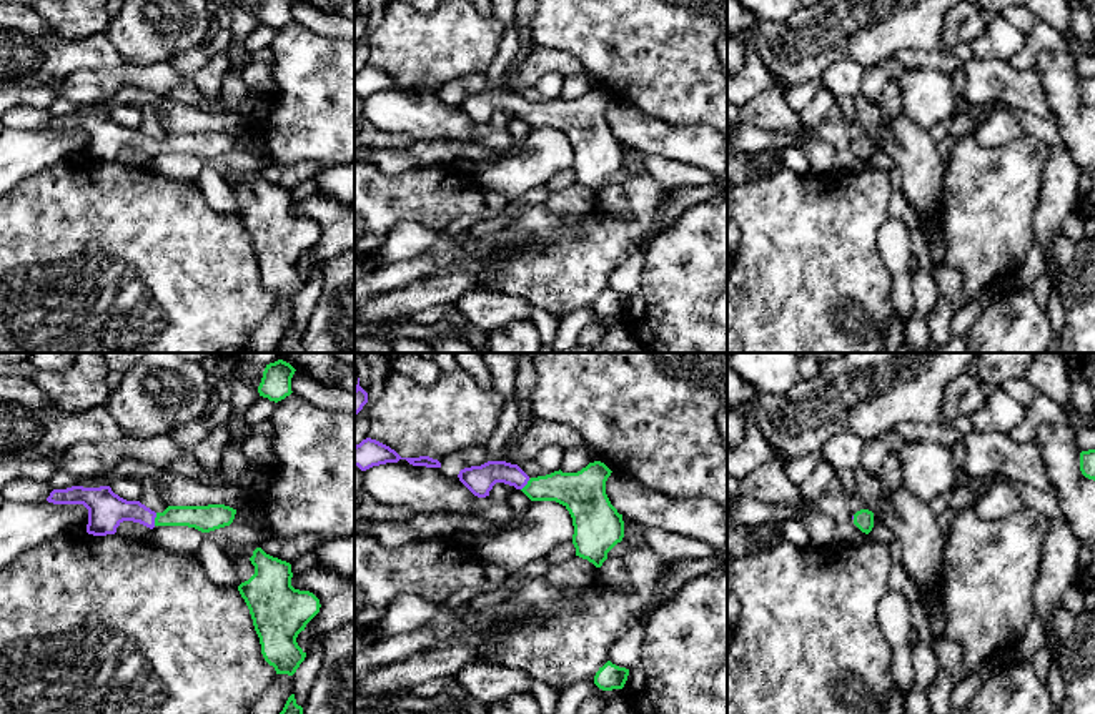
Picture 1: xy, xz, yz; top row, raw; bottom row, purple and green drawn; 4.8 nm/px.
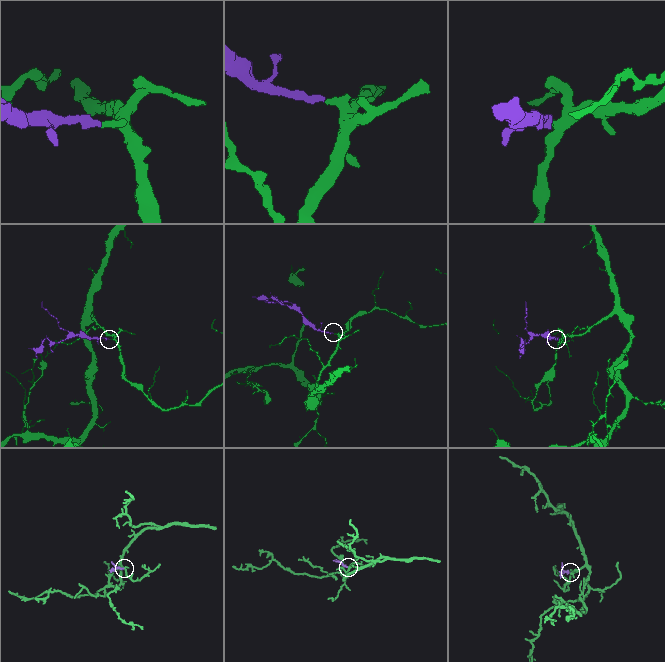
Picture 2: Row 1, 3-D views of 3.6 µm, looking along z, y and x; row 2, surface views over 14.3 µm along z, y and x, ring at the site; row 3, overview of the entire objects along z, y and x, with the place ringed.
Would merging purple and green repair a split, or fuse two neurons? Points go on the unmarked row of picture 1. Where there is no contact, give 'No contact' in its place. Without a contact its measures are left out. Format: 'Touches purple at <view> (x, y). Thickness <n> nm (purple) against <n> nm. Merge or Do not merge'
Touches purple at xy (153, 147). Thickness 180 nm (purple) against 130 nm. Merge

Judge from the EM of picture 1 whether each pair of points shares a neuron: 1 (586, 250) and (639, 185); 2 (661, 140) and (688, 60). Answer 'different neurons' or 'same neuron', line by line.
1: same neuron
2: different neurons

